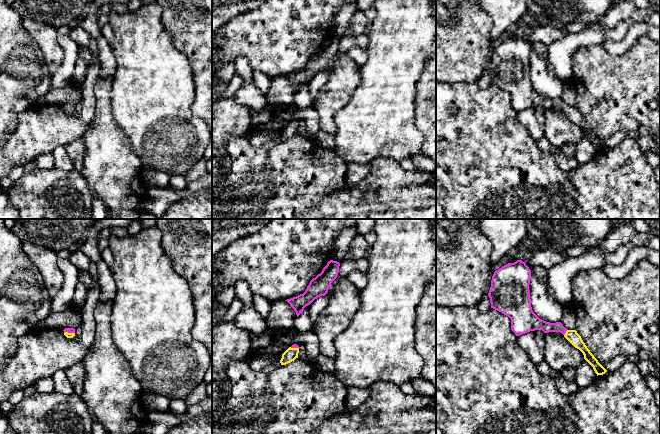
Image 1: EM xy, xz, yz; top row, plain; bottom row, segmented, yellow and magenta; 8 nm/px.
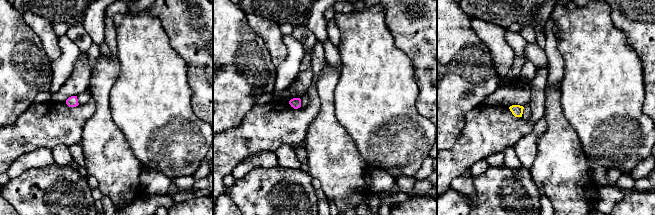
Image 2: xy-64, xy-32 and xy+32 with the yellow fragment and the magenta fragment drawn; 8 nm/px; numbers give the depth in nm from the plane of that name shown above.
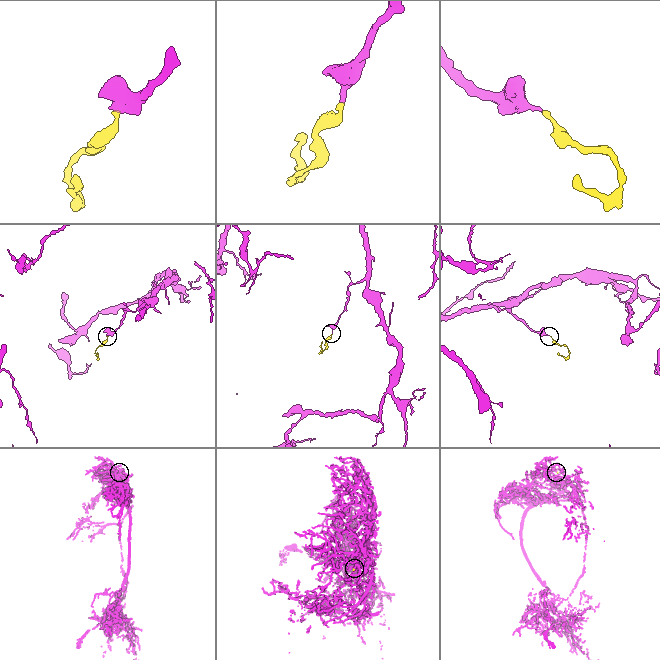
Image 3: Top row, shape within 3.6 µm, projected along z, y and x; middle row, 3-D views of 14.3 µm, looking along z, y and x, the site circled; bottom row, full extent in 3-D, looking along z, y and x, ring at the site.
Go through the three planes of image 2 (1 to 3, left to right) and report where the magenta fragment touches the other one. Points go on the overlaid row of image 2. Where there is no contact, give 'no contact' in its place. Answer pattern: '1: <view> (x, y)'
1: no contact
2: no contact
3: no contact

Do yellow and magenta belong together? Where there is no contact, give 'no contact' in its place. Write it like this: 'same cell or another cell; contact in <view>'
same cell; contact in yz

